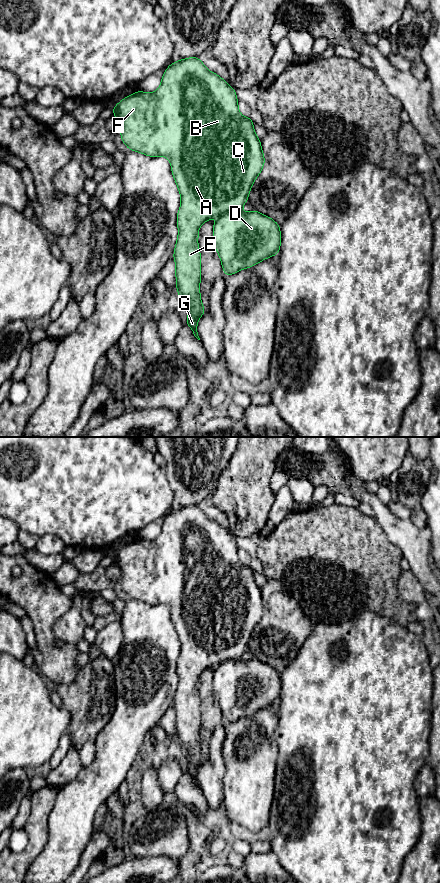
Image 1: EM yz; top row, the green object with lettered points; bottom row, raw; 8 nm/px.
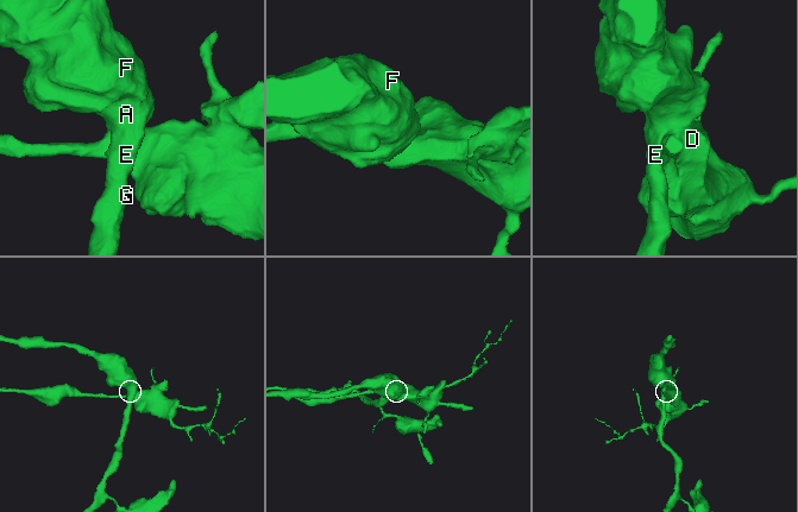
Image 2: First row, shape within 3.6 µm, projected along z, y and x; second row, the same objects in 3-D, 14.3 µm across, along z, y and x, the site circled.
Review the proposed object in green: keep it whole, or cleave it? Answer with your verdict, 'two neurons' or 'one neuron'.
two neurons

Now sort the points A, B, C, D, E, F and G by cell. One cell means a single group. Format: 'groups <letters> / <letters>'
groups A B C E F G / D

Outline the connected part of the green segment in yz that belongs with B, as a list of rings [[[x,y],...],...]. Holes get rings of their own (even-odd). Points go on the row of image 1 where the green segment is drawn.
[[[190,57],[173,62],[165,70],[161,84],[154,93],[136,91],[125,97],[113,107],[113,116],[121,122],[120,135],[129,151],[136,151],[149,157],[167,157],[177,184],[181,205],[177,213],[178,237],[173,259],[176,264],[176,290],[187,309],[187,322],[194,336],[200,340],[197,332],[198,319],[205,314],[201,302],[200,281],[201,264],[198,247],[198,231],[203,222],[211,220],[225,212],[239,212],[248,201],[253,182],[261,173],[265,164],[260,139],[257,137],[253,121],[243,117],[238,108],[236,91],[216,73],[209,71],[198,57]],[[189,126],[189,142],[192,150],[185,151],[185,129]],[[224,171],[227,171],[227,186],[222,187]]]

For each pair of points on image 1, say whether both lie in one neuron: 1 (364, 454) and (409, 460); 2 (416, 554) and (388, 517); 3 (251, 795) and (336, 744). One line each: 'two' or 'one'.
1: two
2: one
3: two

